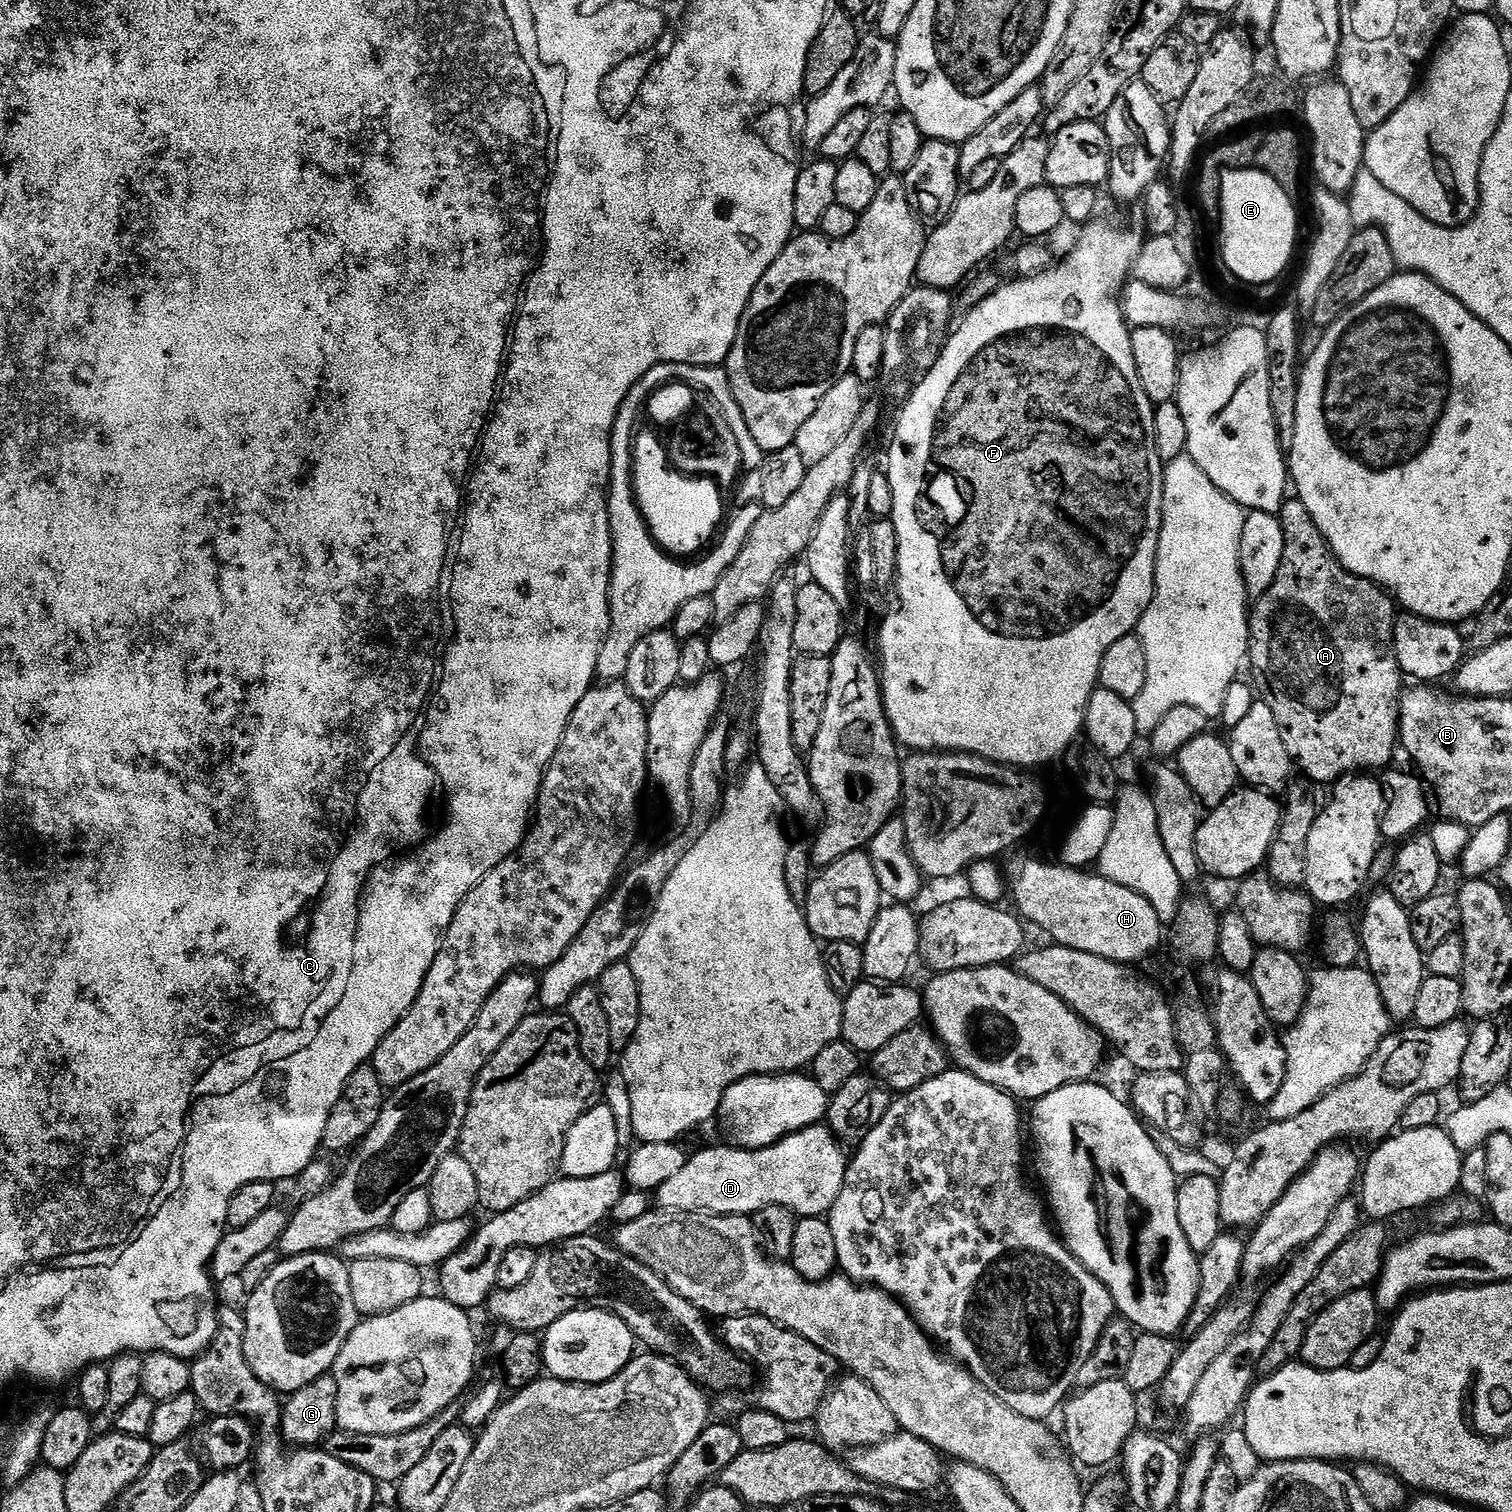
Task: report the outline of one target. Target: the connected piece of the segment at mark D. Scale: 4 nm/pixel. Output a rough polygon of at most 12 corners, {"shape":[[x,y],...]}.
{"shape":[[823,1123],[692,1152],[661,1209],[831,1212],[848,1160]]}

